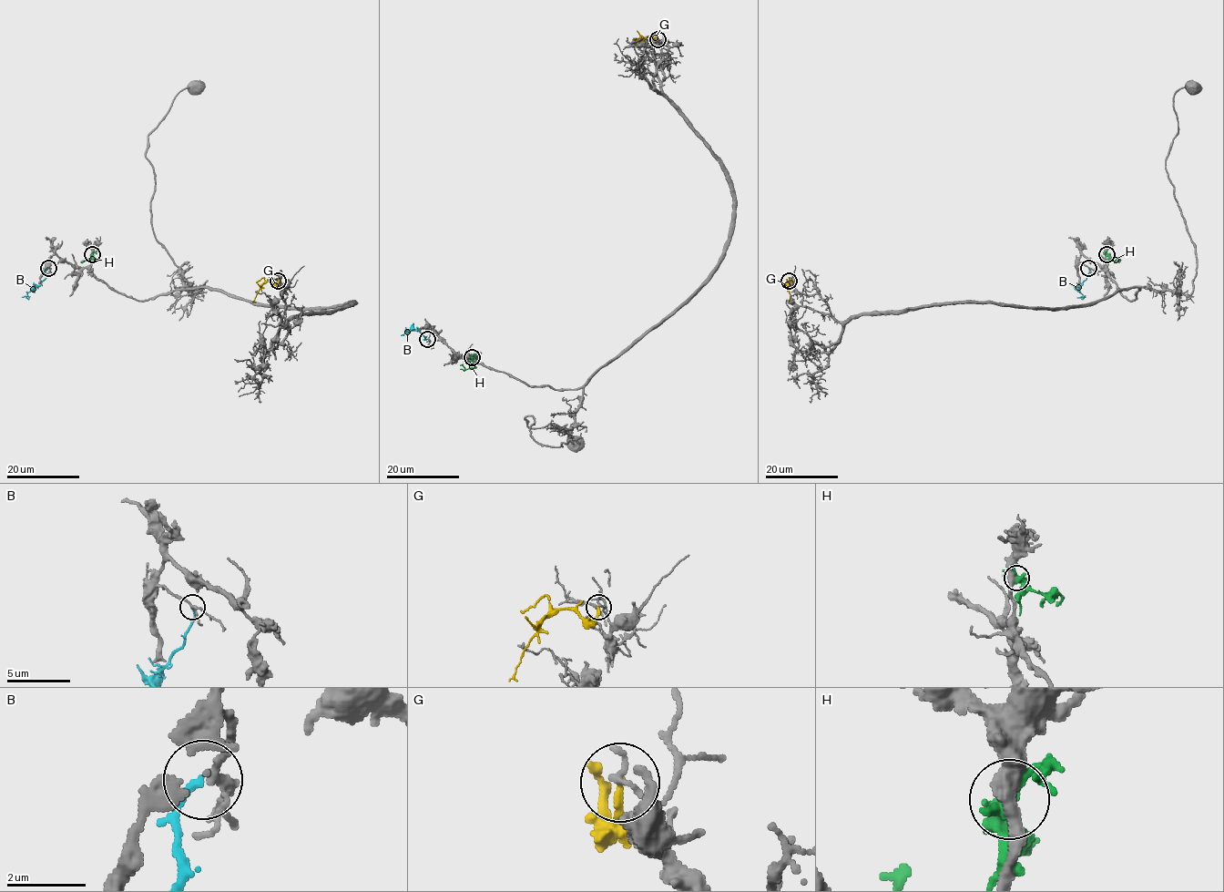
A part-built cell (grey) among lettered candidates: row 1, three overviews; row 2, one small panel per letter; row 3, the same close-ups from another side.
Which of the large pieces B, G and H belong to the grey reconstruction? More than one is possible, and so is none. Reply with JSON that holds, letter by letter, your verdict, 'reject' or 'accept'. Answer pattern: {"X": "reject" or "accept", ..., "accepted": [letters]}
{"B": "accept", "G": "reject", "H": "reject", "accepted": ["B"]}

